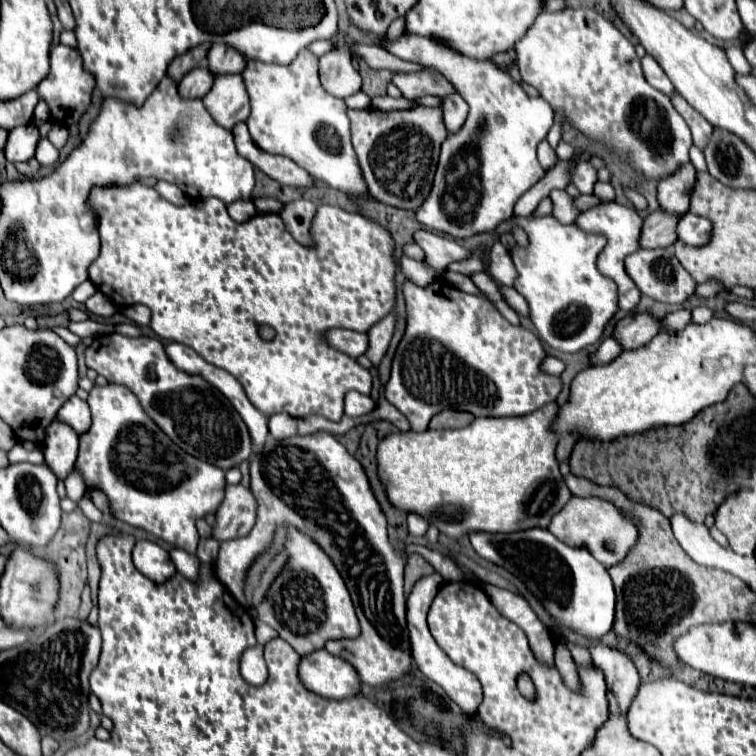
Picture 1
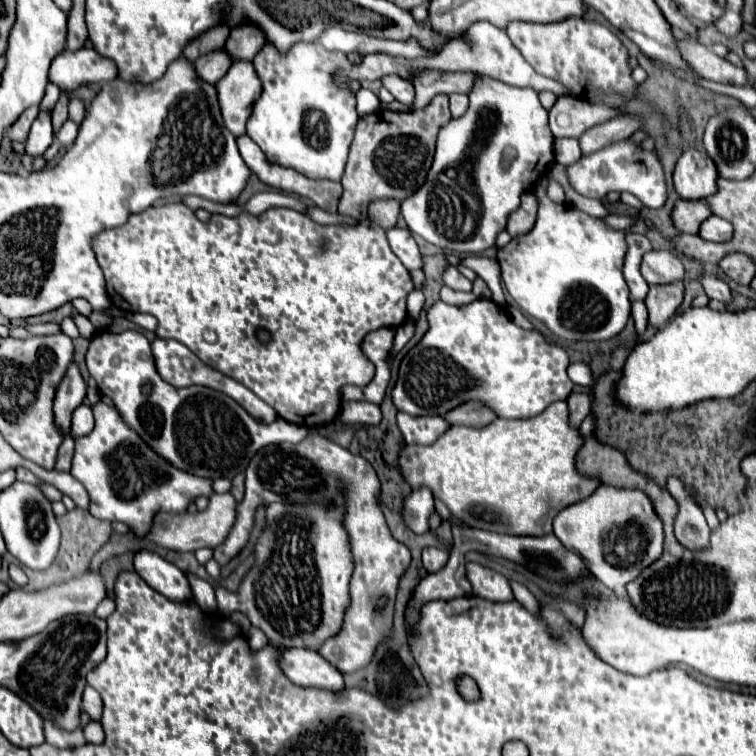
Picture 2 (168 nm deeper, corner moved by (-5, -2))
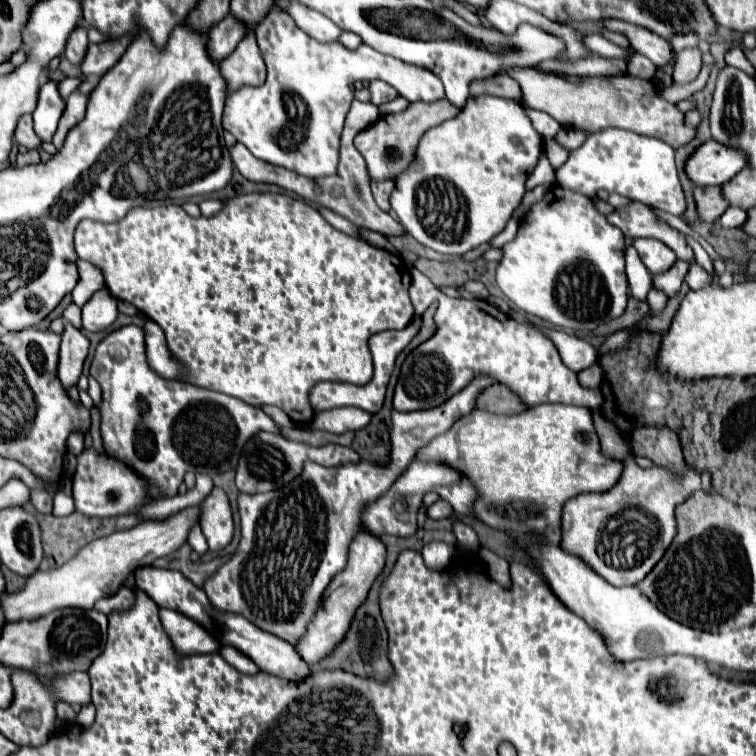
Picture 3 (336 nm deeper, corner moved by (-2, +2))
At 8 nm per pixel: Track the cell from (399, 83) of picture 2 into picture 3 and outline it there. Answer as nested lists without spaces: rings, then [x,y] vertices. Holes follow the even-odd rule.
[[[373,80],[369,84],[369,92],[371,92],[371,104],[375,106],[381,106],[383,102],[389,102],[393,98],[397,98],[397,92],[393,92],[393,86],[385,84],[383,80]]]

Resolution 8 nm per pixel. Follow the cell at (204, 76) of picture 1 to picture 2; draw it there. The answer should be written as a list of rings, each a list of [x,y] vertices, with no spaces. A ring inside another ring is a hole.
[[[220,50],[220,52],[210,52],[208,56],[200,56],[194,68],[200,80],[208,84],[216,84],[228,72],[230,64],[232,64],[232,58],[226,54],[226,50]]]

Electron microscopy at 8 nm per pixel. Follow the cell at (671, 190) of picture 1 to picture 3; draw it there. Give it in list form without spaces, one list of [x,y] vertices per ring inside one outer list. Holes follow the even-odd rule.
[[[707,140],[687,160],[685,172],[697,186],[721,186],[747,166],[747,154],[739,148]]]

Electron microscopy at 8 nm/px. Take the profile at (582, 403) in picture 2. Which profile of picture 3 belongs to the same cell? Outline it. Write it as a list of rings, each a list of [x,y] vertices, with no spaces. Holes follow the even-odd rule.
[[[599,360],[596,361],[591,367],[581,371],[578,374],[578,380],[582,386],[587,388],[597,388],[603,382],[602,367]]]

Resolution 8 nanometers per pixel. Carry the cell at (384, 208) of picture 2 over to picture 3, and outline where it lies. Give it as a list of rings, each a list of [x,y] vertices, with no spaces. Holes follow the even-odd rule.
[[[381,180],[381,182],[371,182],[371,190],[373,190],[373,196],[375,196],[375,202],[381,210],[389,212],[389,196],[395,188],[395,182],[393,180]]]

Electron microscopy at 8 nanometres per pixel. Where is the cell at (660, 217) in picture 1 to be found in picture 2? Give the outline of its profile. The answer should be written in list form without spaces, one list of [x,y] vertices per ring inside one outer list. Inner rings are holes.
[[[676,200],[672,210],[672,224],[678,232],[698,234],[700,224],[710,216],[710,208],[704,200]]]

